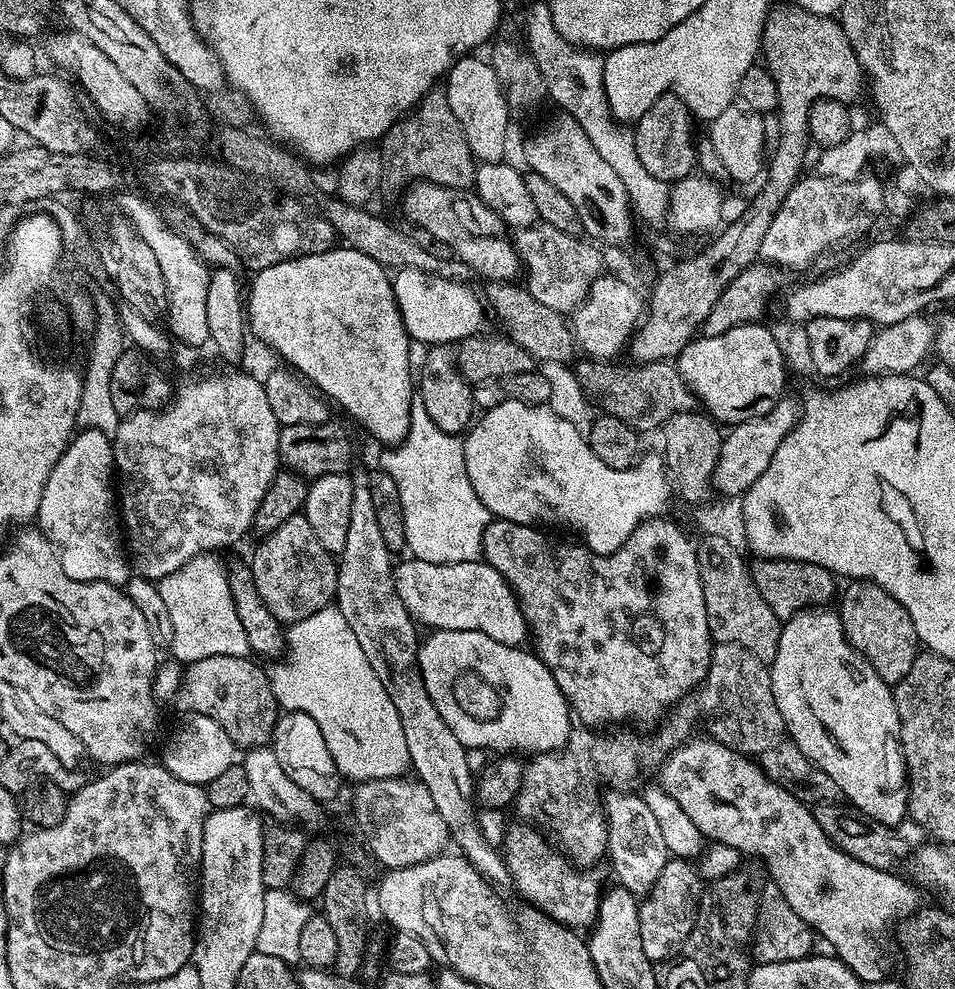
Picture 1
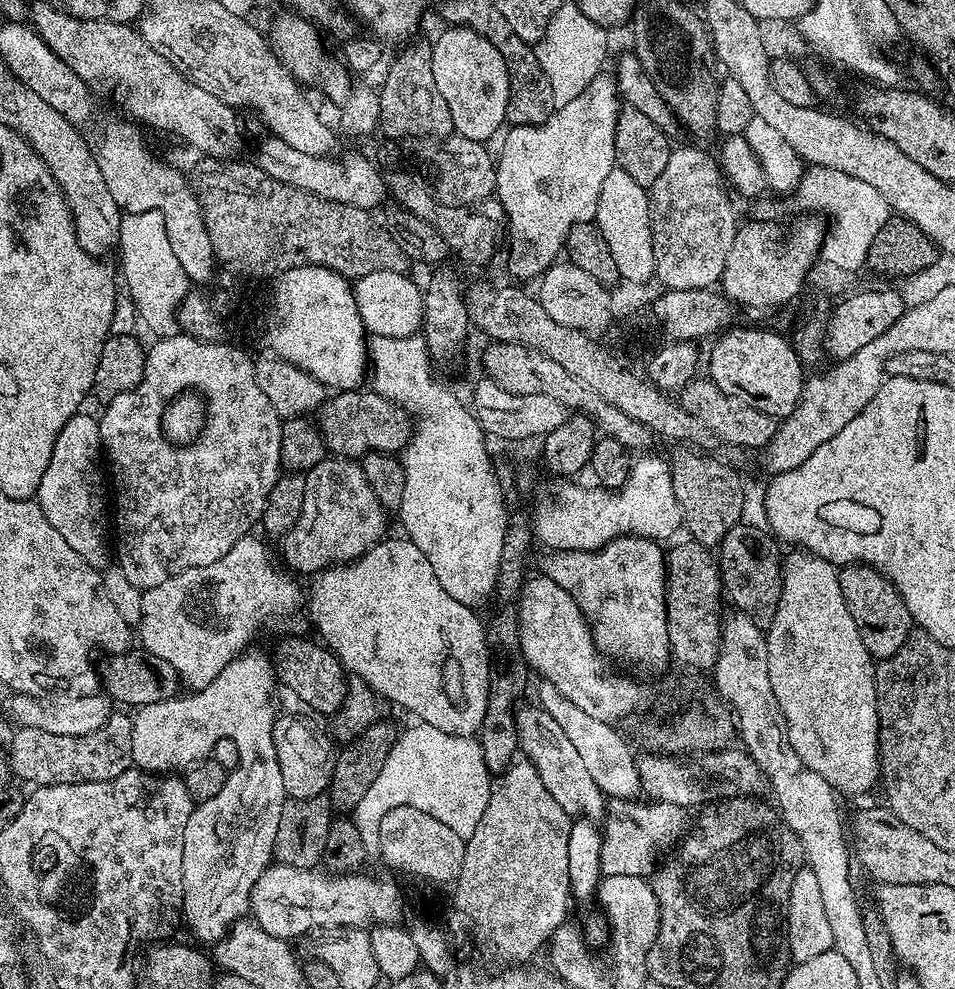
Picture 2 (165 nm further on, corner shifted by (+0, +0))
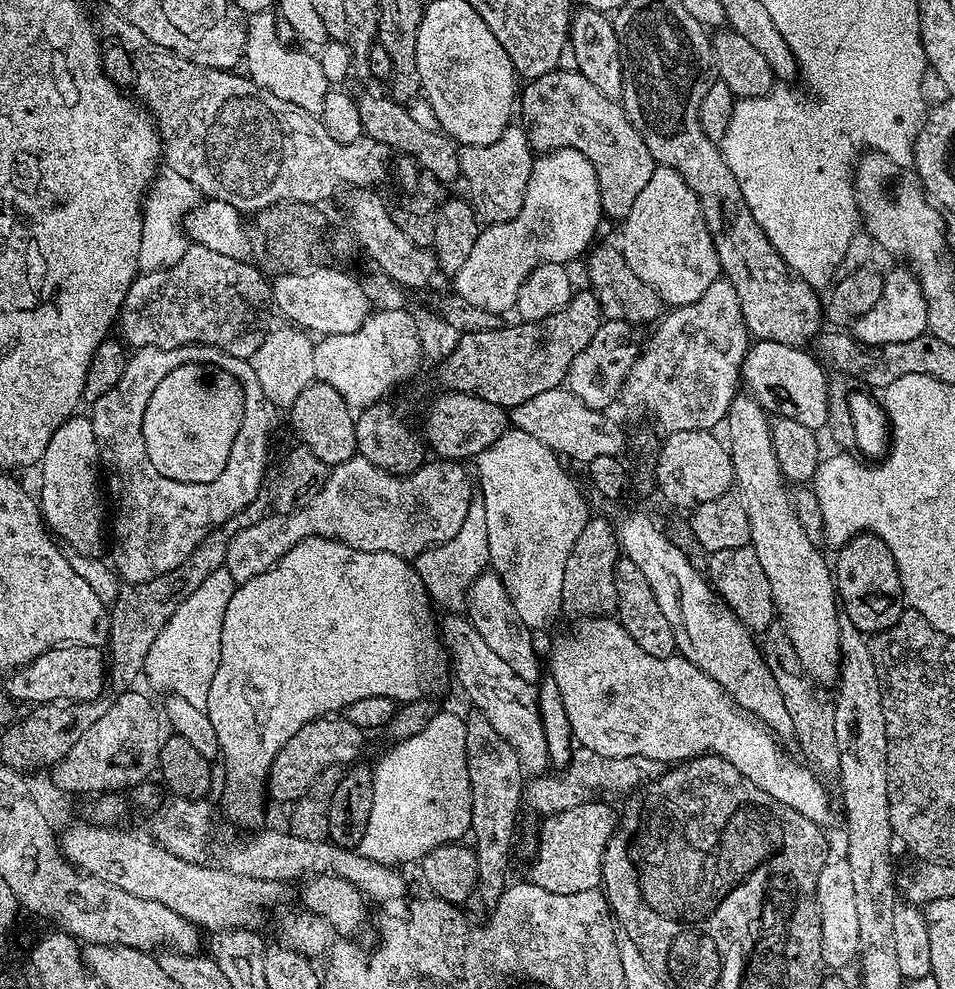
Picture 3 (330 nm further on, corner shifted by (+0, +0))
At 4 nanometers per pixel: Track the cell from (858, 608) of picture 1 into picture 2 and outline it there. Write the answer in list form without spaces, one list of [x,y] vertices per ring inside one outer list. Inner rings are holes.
[[[845,564],[839,569],[839,573],[842,598],[846,598],[850,618],[854,618],[866,650],[877,661],[890,658],[890,654],[894,654],[898,646],[906,642],[914,627],[906,602],[894,585],[868,564]]]

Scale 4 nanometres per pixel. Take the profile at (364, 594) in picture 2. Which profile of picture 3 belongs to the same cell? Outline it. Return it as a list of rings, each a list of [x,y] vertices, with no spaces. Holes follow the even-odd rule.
[[[311,536],[298,542],[298,546],[294,546],[294,550],[290,550],[273,568],[257,576],[251,576],[247,582],[237,587],[230,598],[230,606],[226,606],[226,618],[222,622],[220,661],[214,674],[214,682],[210,682],[206,711],[214,730],[217,731],[217,740],[220,743],[219,755],[222,761],[224,760],[224,812],[238,827],[256,830],[265,823],[264,796],[266,800],[268,773],[272,770],[272,763],[278,750],[282,750],[282,746],[290,742],[290,738],[294,738],[294,734],[298,734],[302,726],[306,726],[311,720],[319,720],[321,716],[339,713],[349,704],[367,696],[390,698],[401,705],[412,700],[431,697],[435,693],[436,683],[446,679],[447,676],[449,679],[450,664],[447,659],[440,660],[442,644],[438,639],[437,621],[435,619],[432,621],[432,608],[434,609],[434,604],[428,591],[424,589],[422,578],[409,561],[403,560],[393,552],[354,550],[338,540],[321,536]]]

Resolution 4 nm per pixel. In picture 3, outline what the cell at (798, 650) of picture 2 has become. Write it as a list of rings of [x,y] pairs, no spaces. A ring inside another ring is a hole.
[[[740,392],[732,400],[726,417],[726,444],[732,453],[732,475],[746,506],[746,514],[750,518],[750,547],[754,554],[758,554],[758,563],[762,570],[766,570],[766,578],[770,578],[770,590],[774,598],[777,617],[782,618],[782,627],[788,634],[797,652],[799,667],[804,676],[812,682],[821,685],[837,679],[840,674],[840,621],[841,609],[838,607],[834,572],[824,561],[821,549],[809,541],[802,525],[798,522],[793,497],[790,495],[789,485],[786,483],[783,470],[774,452],[772,441],[771,419],[764,408],[752,396]]]

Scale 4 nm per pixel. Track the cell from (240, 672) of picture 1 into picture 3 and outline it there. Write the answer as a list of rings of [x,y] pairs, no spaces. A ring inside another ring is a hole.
[[[62,644],[59,648],[46,650],[46,654],[40,654],[34,662],[15,669],[9,676],[12,677],[5,682],[4,688],[14,699],[40,704],[36,706],[52,706],[57,702],[97,700],[105,695],[110,668],[101,649],[91,648],[88,644]]]

